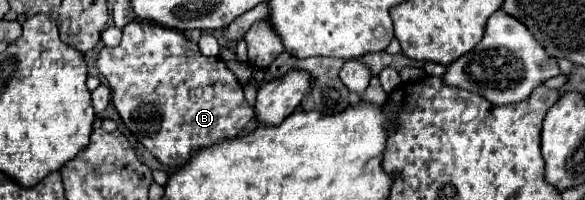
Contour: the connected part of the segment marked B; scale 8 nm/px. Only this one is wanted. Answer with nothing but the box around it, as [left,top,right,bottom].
[96,21,254,169]

